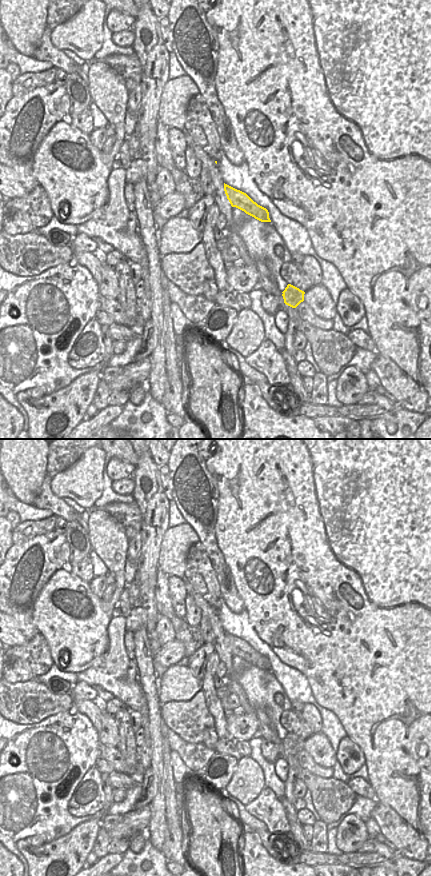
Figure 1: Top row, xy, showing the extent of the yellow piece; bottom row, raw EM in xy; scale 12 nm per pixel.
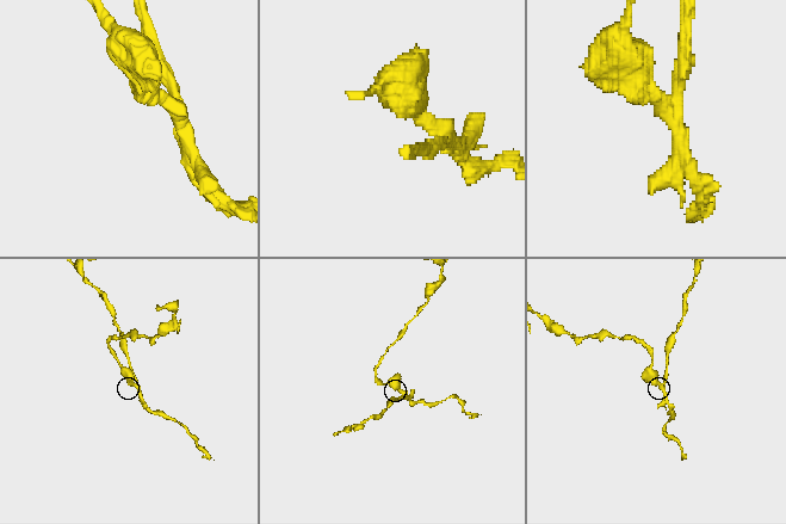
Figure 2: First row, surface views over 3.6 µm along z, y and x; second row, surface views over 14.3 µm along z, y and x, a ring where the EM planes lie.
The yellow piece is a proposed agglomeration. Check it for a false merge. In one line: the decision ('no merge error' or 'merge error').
merge error

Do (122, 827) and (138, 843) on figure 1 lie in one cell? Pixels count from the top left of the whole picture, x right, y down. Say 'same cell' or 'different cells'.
different cells

